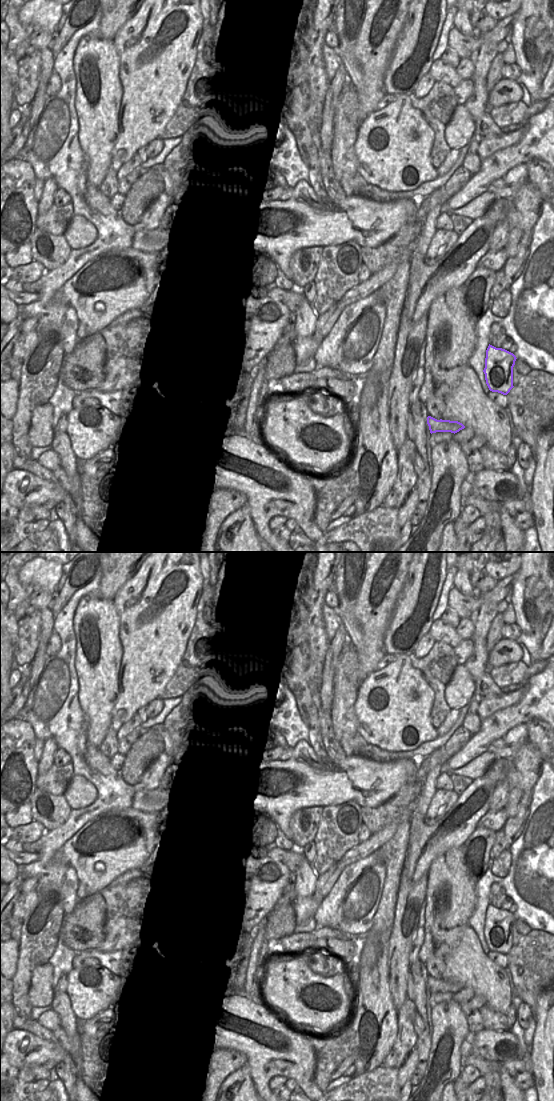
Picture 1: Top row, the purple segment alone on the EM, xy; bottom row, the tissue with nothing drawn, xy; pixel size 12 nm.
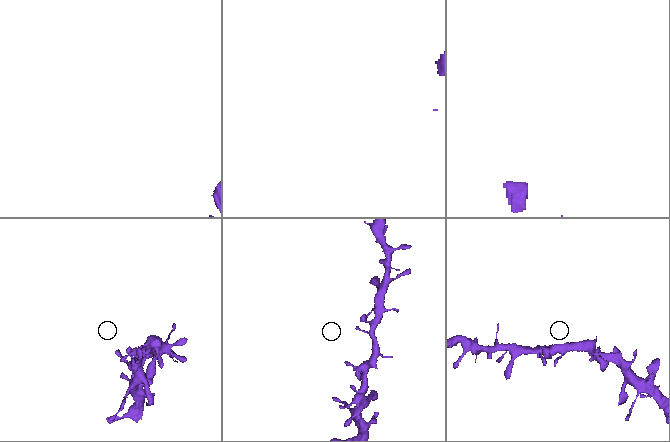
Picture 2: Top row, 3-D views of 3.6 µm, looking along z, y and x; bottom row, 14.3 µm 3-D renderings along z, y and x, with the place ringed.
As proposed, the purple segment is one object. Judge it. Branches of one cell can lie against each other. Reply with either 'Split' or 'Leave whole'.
Leave whole

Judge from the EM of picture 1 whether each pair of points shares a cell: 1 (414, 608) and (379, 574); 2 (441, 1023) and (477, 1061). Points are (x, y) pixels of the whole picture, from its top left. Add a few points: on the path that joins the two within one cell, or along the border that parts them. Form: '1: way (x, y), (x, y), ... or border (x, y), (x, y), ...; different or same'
1: border (407, 572), (407, 577), (394, 606); different
2: border (462, 1056), (461, 1067); different

